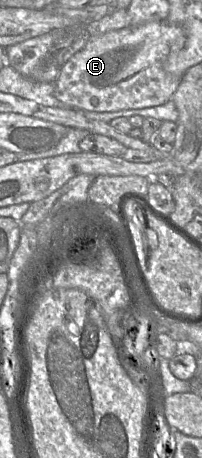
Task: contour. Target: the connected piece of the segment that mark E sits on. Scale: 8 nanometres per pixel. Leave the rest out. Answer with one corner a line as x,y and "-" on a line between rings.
153,21
128,26
97,36
90,36
85,46
67,60
54,82
56,98
68,108
80,111
114,112
162,105
171,100
182,77
164,70
164,62
171,51
182,49
186,42
183,28
168,21

